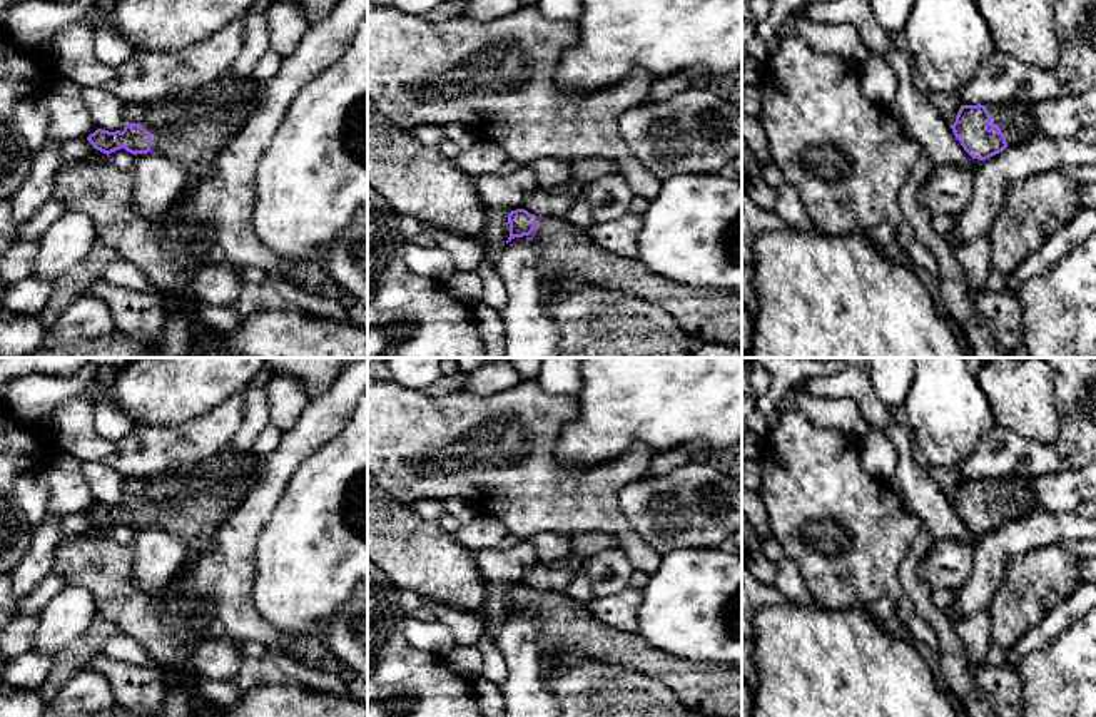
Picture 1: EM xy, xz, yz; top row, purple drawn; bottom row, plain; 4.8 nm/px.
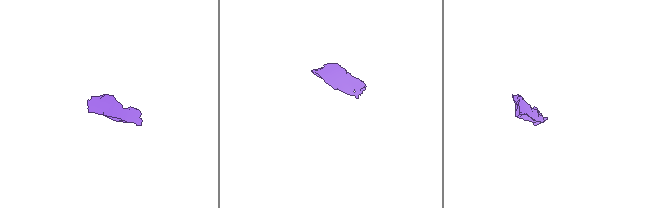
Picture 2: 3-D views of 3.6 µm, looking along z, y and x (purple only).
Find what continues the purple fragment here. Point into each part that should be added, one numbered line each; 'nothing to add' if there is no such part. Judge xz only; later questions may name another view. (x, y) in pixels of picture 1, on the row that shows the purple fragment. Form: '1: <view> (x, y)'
1: xz (568, 259)

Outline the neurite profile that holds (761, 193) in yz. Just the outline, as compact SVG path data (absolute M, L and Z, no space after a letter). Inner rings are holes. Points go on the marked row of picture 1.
M752 175L745 179L745 184L747 194L754 204L764 211L775 212L779 202L775 187L772 187L762 175Z

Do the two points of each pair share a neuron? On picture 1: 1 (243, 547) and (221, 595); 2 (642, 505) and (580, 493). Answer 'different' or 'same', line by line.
1: same
2: different

